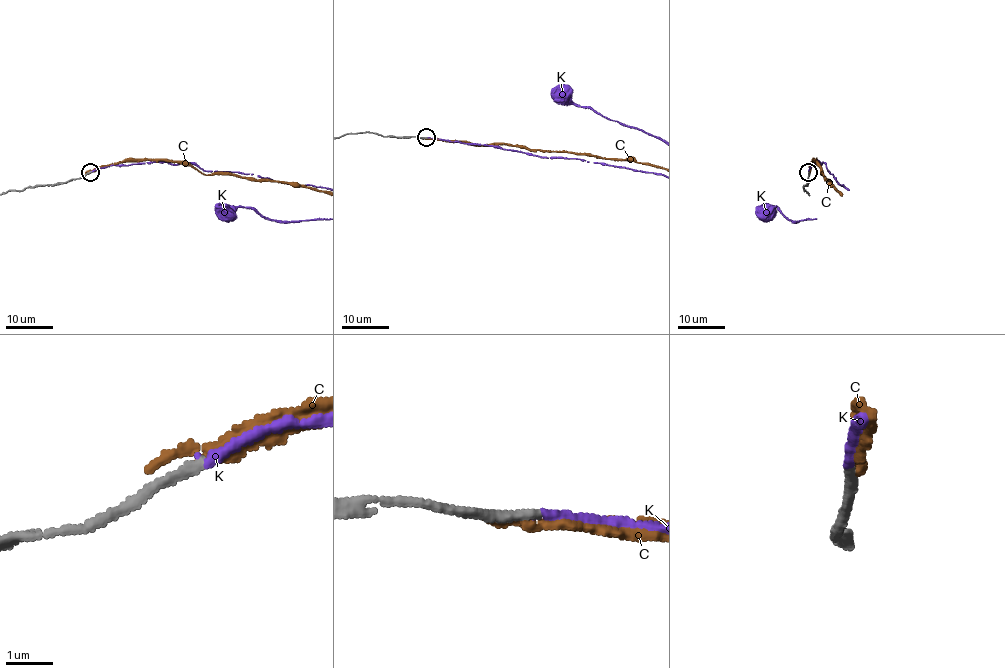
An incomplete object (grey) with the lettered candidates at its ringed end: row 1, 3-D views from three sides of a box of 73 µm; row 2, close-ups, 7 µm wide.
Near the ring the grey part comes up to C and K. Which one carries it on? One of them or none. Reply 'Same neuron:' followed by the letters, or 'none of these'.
Same neuron: K

